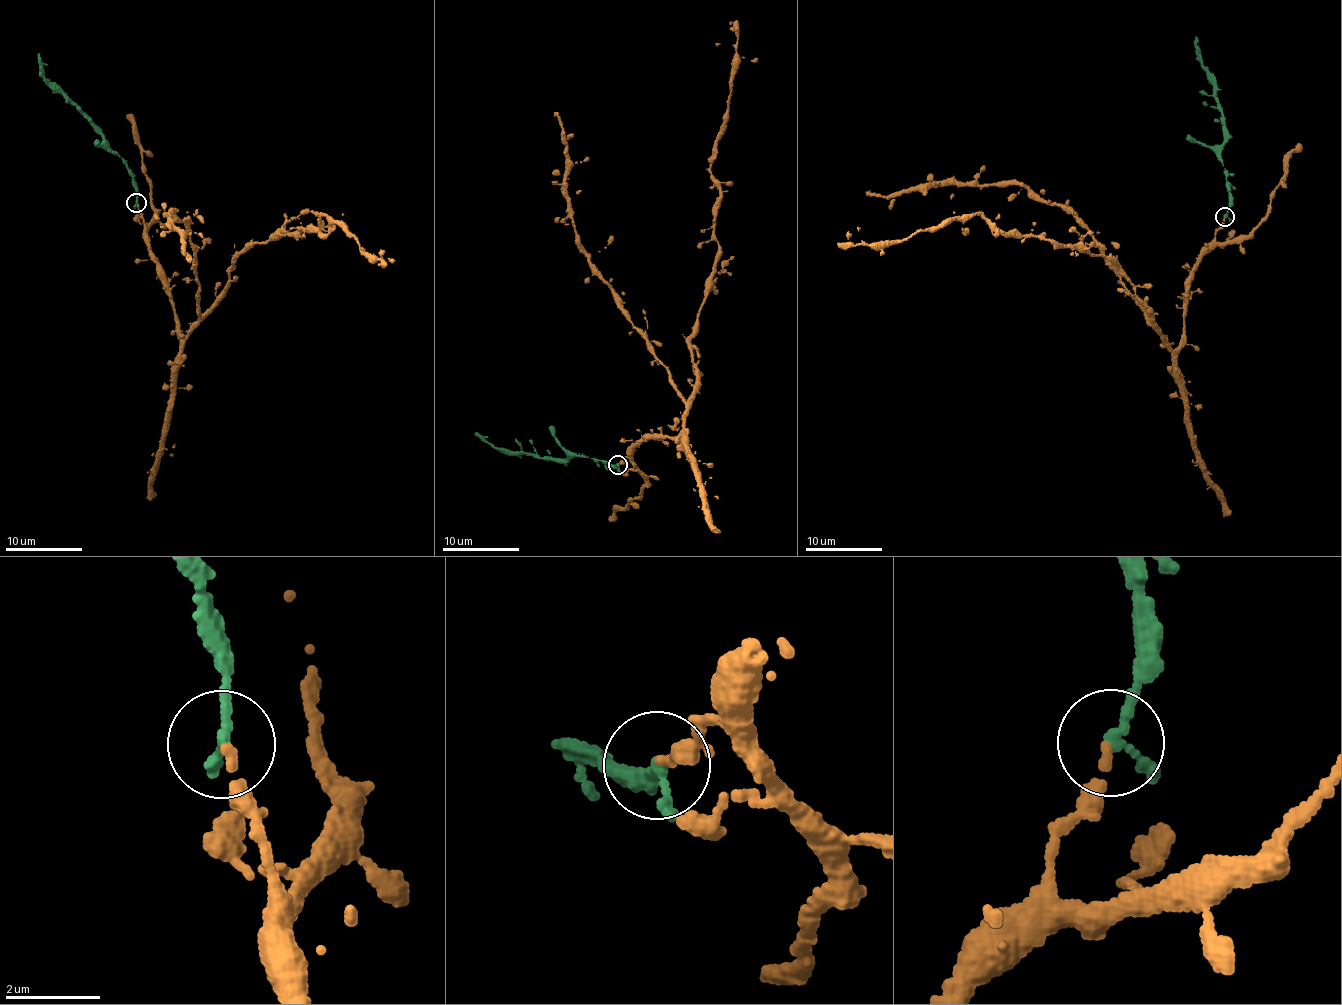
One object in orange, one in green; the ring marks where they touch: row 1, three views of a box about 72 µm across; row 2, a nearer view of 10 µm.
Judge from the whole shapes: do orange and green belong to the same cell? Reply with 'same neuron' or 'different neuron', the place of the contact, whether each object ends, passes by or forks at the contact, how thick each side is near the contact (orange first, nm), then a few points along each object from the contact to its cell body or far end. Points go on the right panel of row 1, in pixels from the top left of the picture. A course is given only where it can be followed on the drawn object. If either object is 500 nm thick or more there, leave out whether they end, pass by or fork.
same neuron | (1225, 216) | orange ends | green passes by | 180/200 nm | orange via (1224, 216), (1196, 268), (1174, 351), (1105, 257), (1007, 236), (976, 214), (877, 244), (849, 244), (848, 231) | green via (1224, 216), (1229, 209), (1229, 187), (1221, 153), (1225, 139), (1211, 74), (1202, 65), (1196, 37)

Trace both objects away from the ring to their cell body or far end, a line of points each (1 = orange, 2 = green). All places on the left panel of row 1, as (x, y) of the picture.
1: (137, 202), (183, 338), (220, 295), (232, 259), (253, 244), (319, 230), (324, 215), (381, 262), (381, 249)
2: (137, 202), (133, 173), (124, 159), (110, 147), (91, 121), (45, 79), (38, 54)

